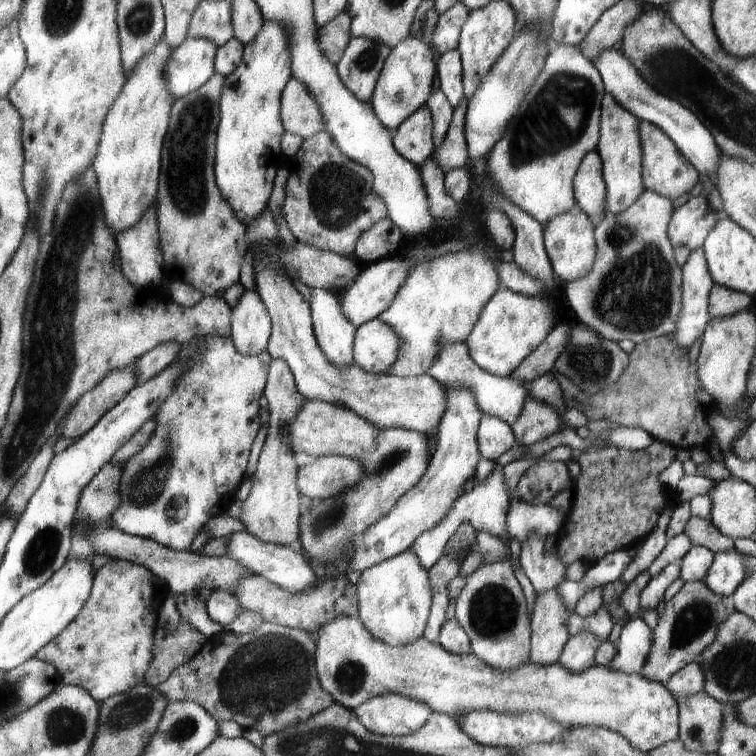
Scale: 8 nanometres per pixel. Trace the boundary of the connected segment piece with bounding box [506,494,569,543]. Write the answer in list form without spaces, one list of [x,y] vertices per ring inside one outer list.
[[[511,494],[506,515],[507,529],[510,536],[520,543],[534,531],[542,533],[545,537],[552,536],[558,534],[560,527],[566,522],[568,511],[550,503],[531,505]]]

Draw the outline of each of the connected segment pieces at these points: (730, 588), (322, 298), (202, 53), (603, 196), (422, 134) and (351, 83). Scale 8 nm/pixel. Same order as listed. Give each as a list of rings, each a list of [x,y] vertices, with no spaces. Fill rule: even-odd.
[[[737,549],[716,554],[713,566],[704,579],[705,585],[716,594],[730,596],[744,584],[745,578],[750,574],[746,559]]]
[[[320,287],[309,288],[313,310],[314,330],[326,358],[335,365],[349,368],[353,362],[353,344],[357,327],[346,316],[341,301],[333,291]]]
[[[187,38],[167,68],[169,87],[178,99],[200,90],[217,73],[219,44],[205,38]]]
[[[597,150],[586,154],[573,185],[576,204],[591,220],[601,219],[606,207],[608,187],[605,185],[604,166]]]
[[[428,105],[413,112],[400,126],[392,132],[394,148],[421,167],[429,157],[436,153],[433,142],[433,115]]]
[[[352,37],[337,64],[342,82],[363,103],[371,102],[378,78],[392,48],[382,41]]]

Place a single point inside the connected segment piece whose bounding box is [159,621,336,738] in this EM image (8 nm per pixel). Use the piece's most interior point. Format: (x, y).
(267, 680)

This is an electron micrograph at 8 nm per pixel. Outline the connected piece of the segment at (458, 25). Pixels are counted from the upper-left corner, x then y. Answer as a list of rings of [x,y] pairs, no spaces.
[[[459,1],[456,5],[448,8],[446,12],[438,16],[438,22],[432,32],[432,42],[438,52],[446,54],[450,50],[457,49],[460,45],[461,31],[469,20],[472,12]]]

